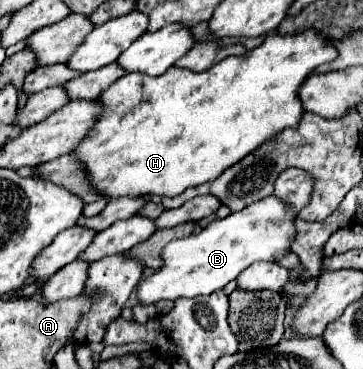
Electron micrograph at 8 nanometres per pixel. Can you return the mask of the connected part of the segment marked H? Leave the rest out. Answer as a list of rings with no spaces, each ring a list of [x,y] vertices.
[[[306,29],[298,35],[284,37],[274,33],[264,41],[264,45],[260,45],[260,49],[252,49],[242,57],[226,57],[204,73],[178,67],[170,67],[158,77],[128,73],[112,83],[102,97],[96,97],[102,105],[102,113],[74,153],[94,191],[104,197],[176,197],[186,191],[186,187],[196,187],[216,179],[226,167],[238,163],[282,129],[298,127],[298,119],[302,117],[300,113],[304,113],[296,93],[298,85],[318,65],[334,61],[336,55],[336,49],[326,41],[326,37]]]

